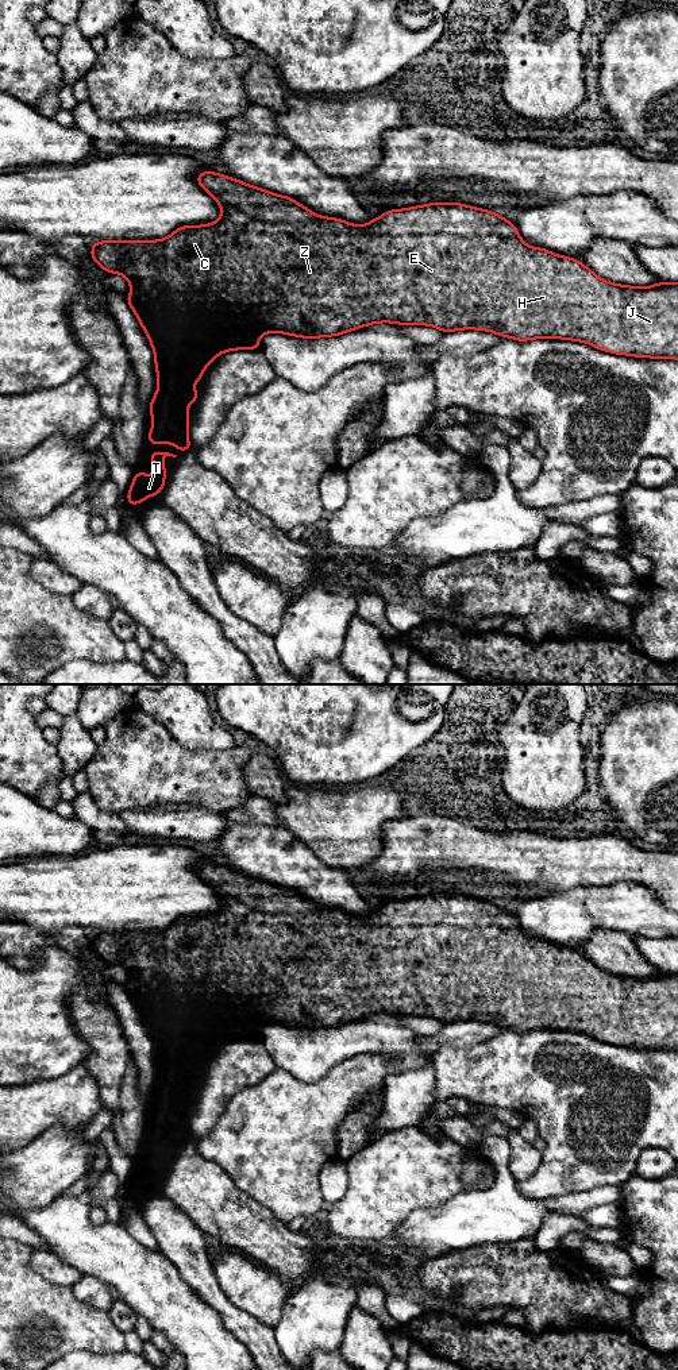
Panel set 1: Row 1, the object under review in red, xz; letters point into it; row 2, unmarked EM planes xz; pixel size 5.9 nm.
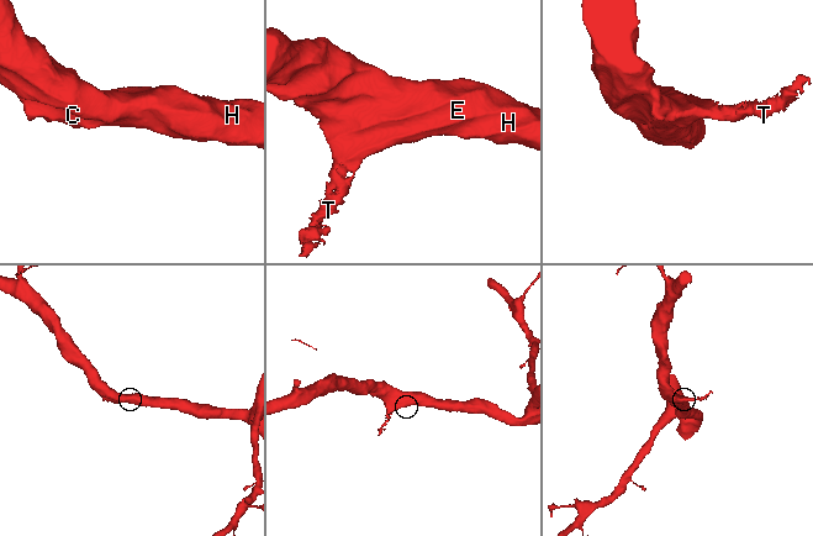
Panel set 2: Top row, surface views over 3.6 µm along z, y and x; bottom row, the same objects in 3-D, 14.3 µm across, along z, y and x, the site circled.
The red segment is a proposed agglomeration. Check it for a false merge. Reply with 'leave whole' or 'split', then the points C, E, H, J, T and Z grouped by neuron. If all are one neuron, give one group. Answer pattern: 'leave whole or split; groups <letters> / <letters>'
leave whole; groups C E H J T Z

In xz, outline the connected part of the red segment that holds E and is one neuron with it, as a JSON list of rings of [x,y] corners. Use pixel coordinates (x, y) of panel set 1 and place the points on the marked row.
[[[201,171],[196,177],[196,181],[200,188],[219,202],[221,216],[217,221],[205,225],[182,225],[161,240],[100,240],[90,243],[90,256],[104,271],[122,274],[127,278],[134,293],[126,294],[124,297],[154,350],[158,389],[150,401],[149,416],[155,425],[149,429],[149,444],[165,441],[176,444],[180,452],[193,449],[189,444],[188,424],[192,416],[188,414],[188,408],[193,401],[197,401],[199,391],[194,390],[192,385],[194,382],[200,383],[204,370],[217,355],[234,350],[259,350],[259,337],[270,332],[316,339],[339,336],[348,331],[377,323],[393,323],[401,325],[431,325],[442,332],[469,328],[490,331],[501,337],[512,337],[519,341],[531,339],[565,339],[582,341],[597,350],[617,355],[678,359],[678,282],[662,281],[647,287],[635,287],[605,281],[582,265],[579,259],[552,254],[546,248],[529,247],[523,242],[519,229],[512,221],[492,211],[461,202],[431,202],[405,209],[392,209],[365,225],[357,225],[342,219],[317,216],[290,197],[270,193],[262,188],[251,186],[236,178],[215,171]]]

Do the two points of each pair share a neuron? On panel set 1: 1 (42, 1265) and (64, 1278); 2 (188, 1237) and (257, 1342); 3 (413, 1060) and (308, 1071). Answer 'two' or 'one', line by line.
1: one
2: one
3: one

